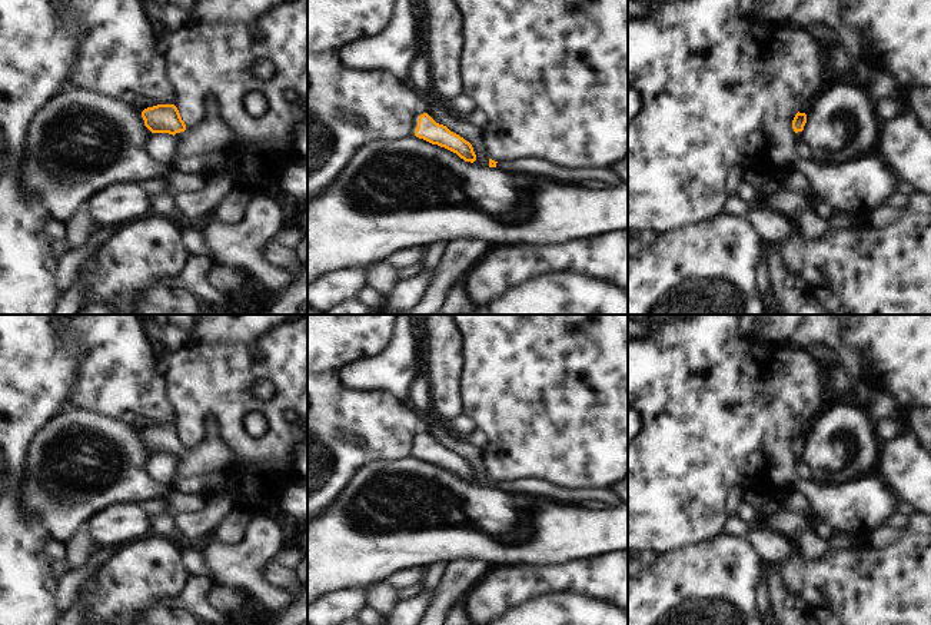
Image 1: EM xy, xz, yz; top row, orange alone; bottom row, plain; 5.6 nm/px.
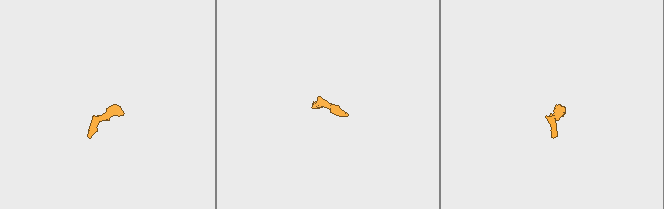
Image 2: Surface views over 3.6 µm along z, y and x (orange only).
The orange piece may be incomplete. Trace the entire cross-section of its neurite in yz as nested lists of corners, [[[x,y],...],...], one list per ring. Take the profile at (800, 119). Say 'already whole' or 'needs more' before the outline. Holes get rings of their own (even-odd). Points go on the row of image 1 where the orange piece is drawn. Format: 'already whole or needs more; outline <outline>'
needs more; outline [[[797,113],[792,120],[792,129],[795,132],[795,150],[798,153],[798,157],[802,162],[811,162],[812,160],[812,150],[804,140],[804,126],[807,123],[807,114],[805,113]]]

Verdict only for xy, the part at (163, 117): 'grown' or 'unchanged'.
grown

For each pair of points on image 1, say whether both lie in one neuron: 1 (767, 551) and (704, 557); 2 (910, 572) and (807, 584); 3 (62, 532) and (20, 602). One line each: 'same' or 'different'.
1: different
2: same
3: different

